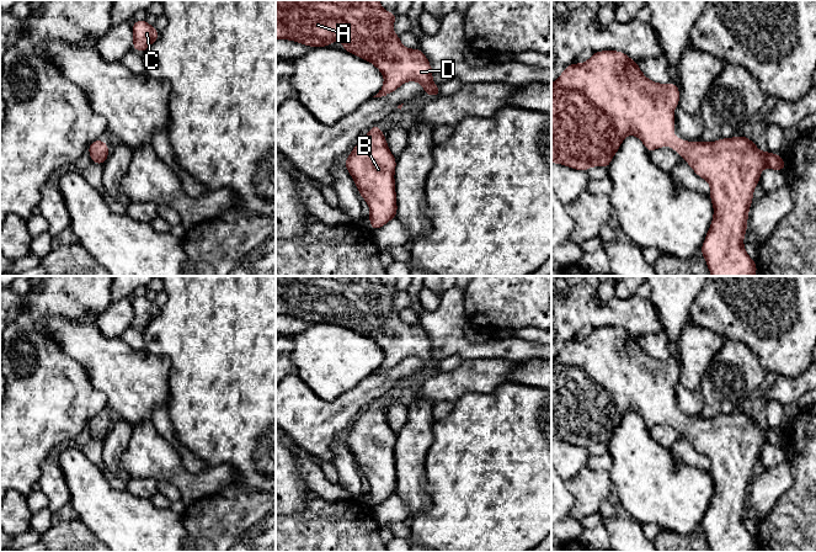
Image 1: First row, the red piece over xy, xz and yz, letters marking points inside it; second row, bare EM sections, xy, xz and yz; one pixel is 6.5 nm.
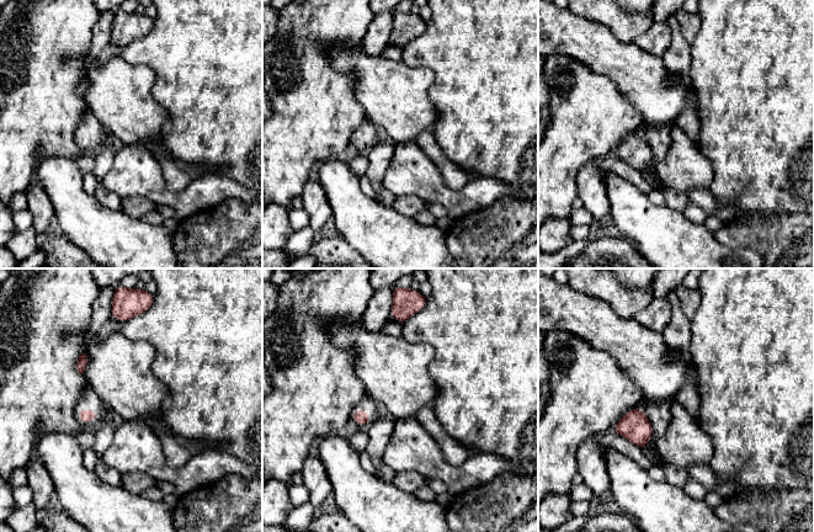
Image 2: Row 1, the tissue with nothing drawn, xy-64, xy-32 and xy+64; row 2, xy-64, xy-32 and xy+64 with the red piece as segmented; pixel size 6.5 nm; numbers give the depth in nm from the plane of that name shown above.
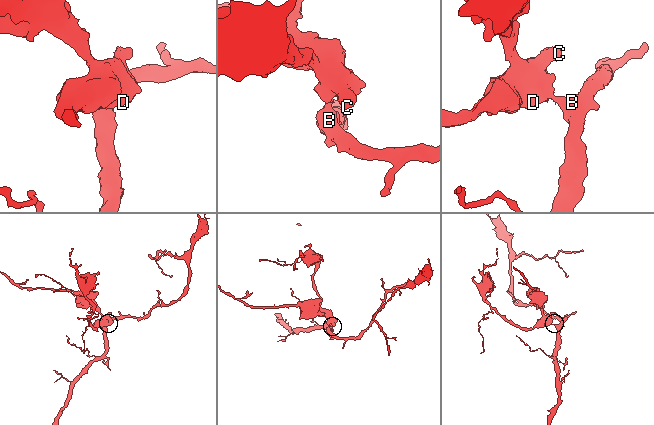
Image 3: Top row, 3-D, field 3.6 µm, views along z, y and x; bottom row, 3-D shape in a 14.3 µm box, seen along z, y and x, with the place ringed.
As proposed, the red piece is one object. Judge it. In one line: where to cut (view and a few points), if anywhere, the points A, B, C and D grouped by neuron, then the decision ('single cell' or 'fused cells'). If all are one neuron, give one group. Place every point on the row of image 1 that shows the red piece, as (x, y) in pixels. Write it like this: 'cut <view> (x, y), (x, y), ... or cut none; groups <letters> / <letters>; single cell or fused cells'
cut none; groups A B C D; single cell

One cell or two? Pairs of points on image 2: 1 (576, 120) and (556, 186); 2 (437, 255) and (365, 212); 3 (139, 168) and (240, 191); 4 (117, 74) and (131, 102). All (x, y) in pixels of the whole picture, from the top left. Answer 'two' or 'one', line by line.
1: one
2: one
3: one
4: one

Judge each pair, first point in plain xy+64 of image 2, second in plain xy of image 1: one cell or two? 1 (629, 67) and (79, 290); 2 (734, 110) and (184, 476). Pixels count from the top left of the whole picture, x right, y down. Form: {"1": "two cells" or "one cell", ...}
{"1": "two cells", "2": "two cells"}

